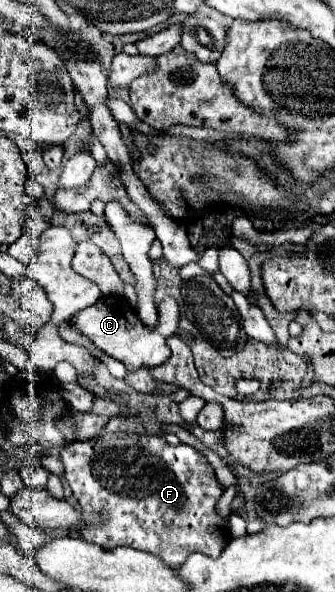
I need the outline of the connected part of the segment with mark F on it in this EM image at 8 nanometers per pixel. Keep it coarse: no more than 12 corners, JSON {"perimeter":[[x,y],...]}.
{"perimeter":[[103,434],[59,450],[79,536],[179,568],[215,558],[223,490],[189,444]]}

